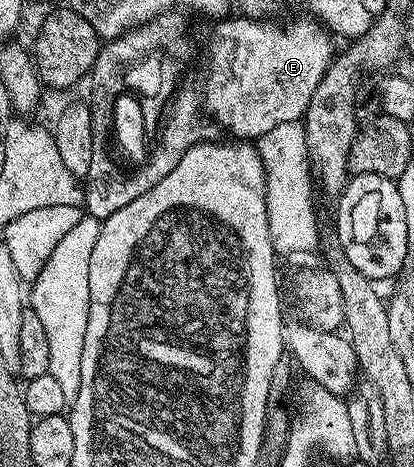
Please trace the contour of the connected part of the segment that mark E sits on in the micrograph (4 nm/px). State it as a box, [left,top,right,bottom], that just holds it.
[201,17,333,140]

